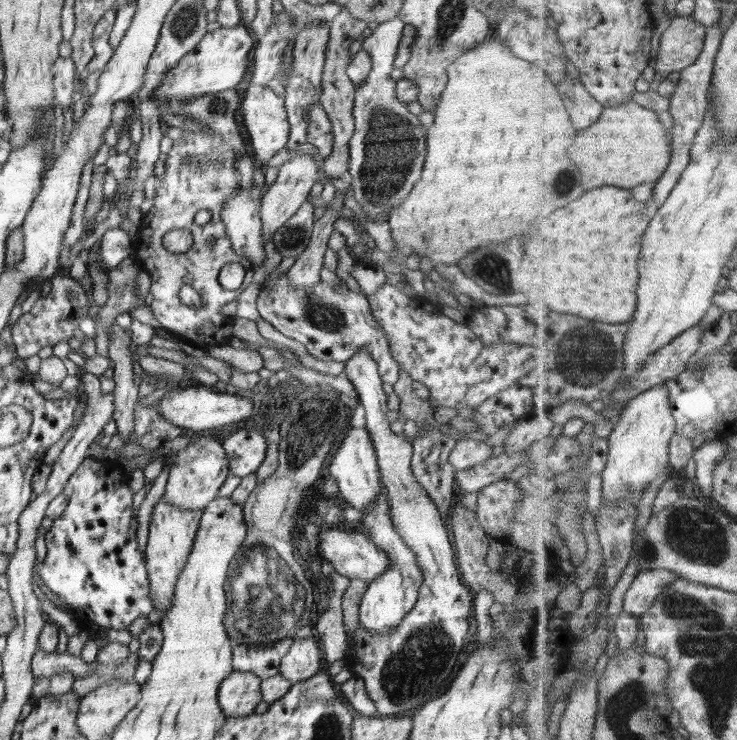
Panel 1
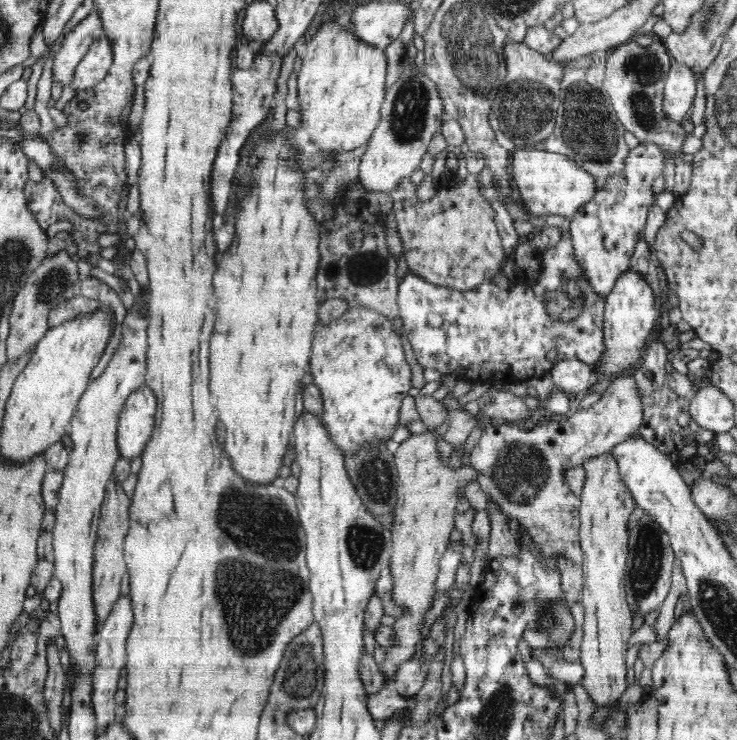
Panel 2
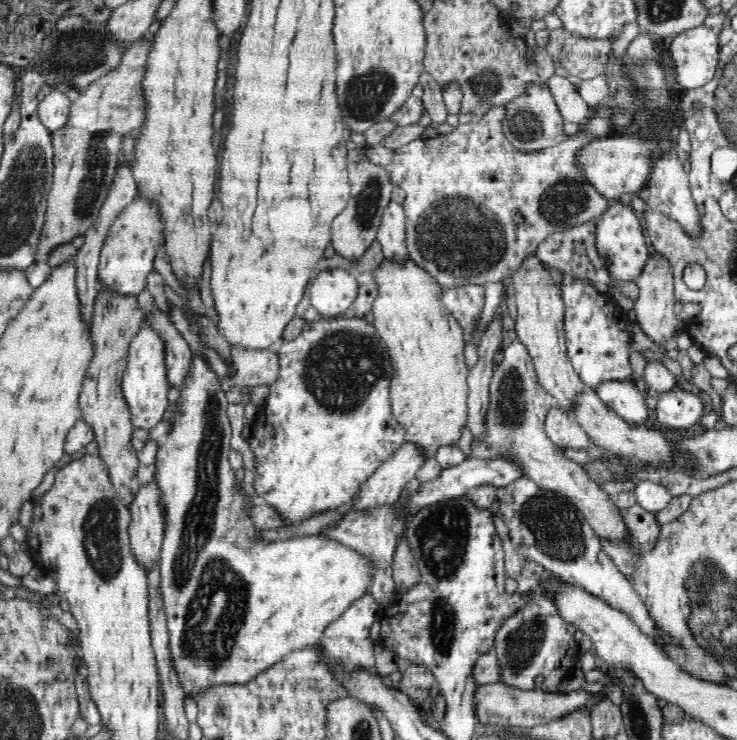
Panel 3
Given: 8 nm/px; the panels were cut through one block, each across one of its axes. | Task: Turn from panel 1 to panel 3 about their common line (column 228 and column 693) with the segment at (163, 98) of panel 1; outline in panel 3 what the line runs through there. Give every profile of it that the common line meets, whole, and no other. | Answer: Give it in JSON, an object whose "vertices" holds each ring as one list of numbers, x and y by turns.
{"vertices":[[700,25,665,43,675,62,677,82,684,91,700,89,715,77,718,66,718,32]]}

